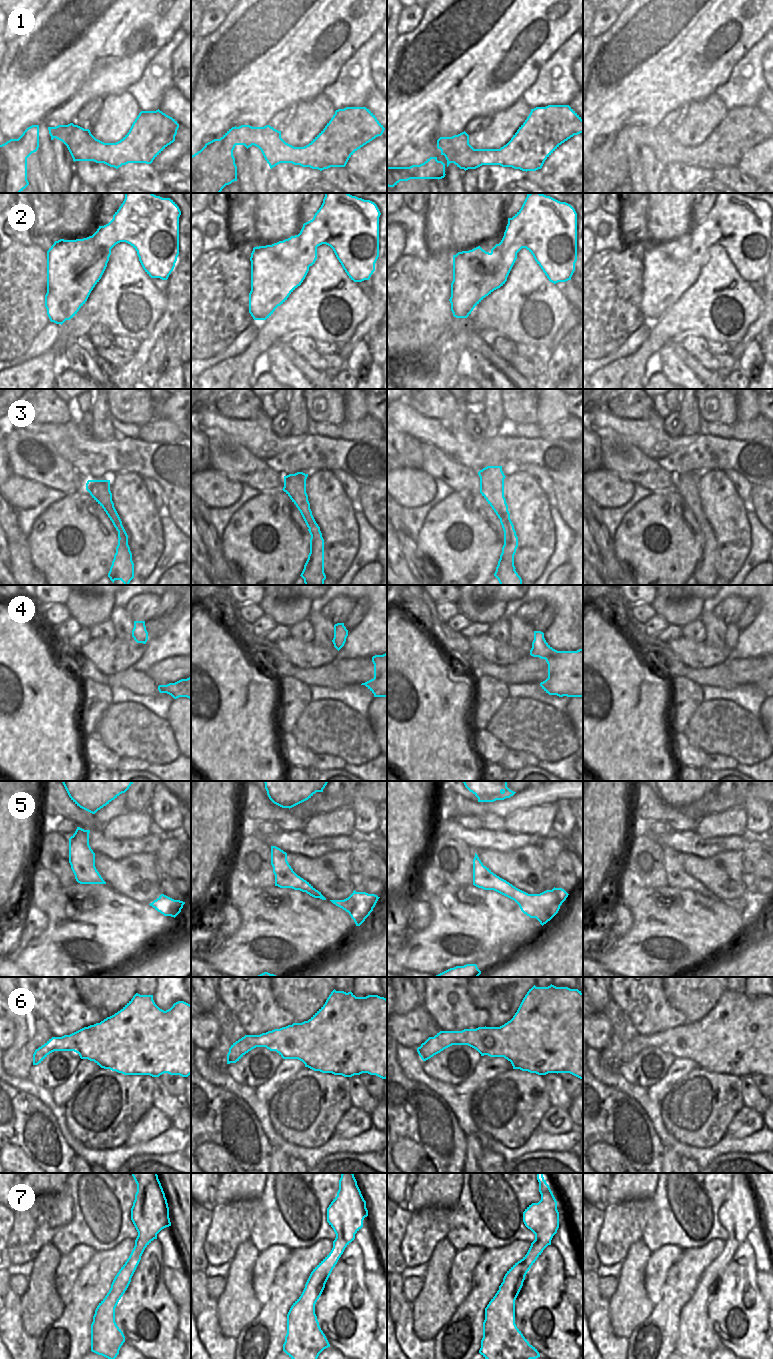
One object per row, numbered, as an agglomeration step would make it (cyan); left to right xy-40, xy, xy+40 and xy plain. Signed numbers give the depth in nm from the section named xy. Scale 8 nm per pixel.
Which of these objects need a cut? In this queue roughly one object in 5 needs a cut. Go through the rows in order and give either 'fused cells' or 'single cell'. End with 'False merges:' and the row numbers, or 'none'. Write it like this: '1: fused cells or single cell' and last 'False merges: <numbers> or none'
1: single cell
2: single cell
3: fused cells
4: single cell
5: single cell
6: single cell
7: single cell
False merges: 3

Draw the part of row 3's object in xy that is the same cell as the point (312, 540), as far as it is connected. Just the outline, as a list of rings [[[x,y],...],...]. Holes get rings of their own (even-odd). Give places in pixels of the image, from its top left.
[[[310,538],[310,553],[308,555],[308,559],[304,565],[304,569],[301,573],[301,577],[304,579],[304,583],[305,585],[310,585],[307,577],[306,577],[306,569],[308,567],[309,564],[312,563],[313,559],[314,559],[314,551],[316,549],[316,539],[315,538]]]

